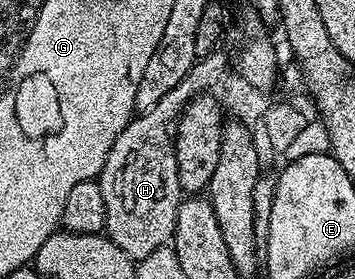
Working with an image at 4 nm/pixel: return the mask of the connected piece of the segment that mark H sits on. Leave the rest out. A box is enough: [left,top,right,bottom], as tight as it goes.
[97,51,227,263]

